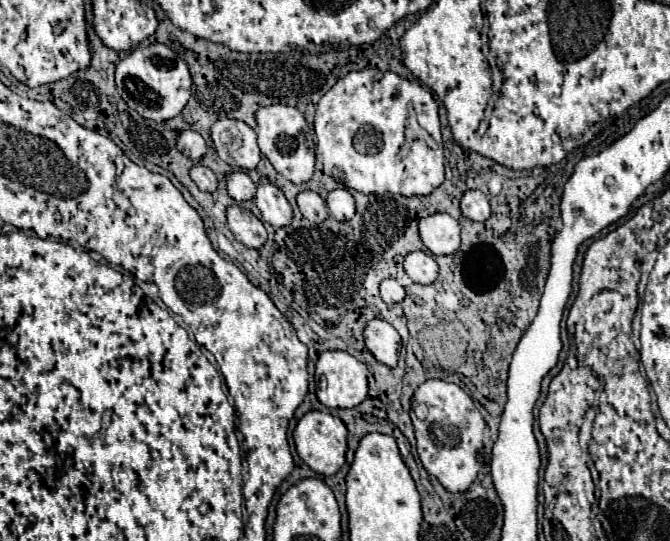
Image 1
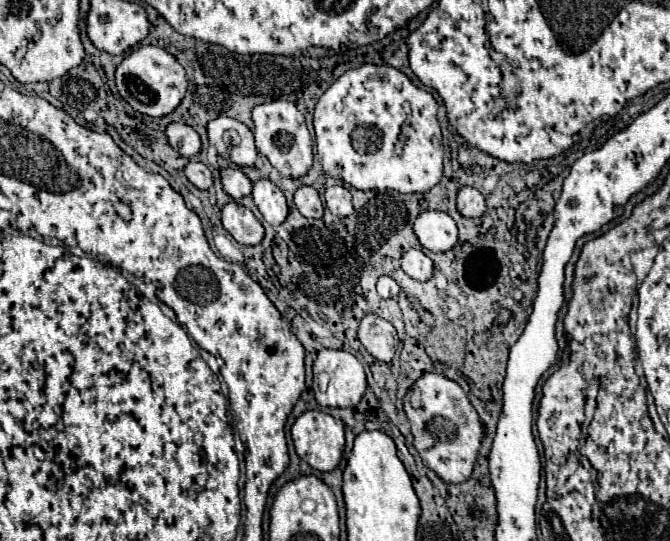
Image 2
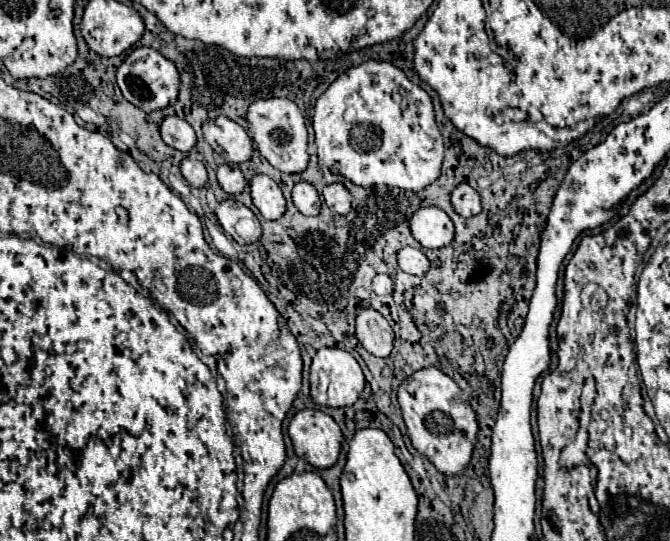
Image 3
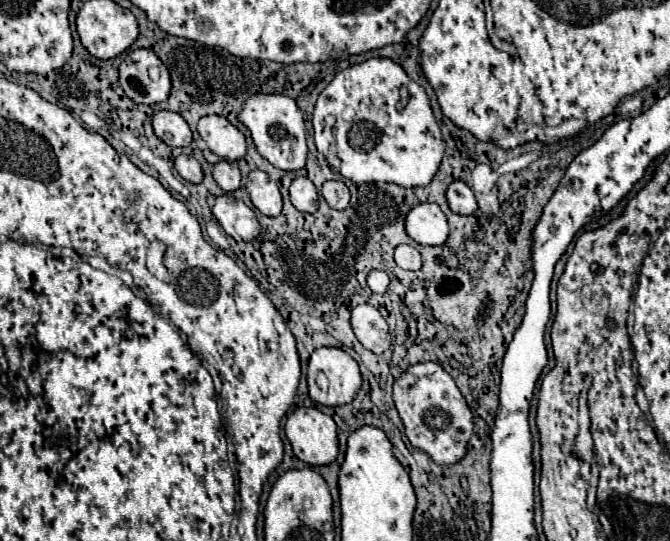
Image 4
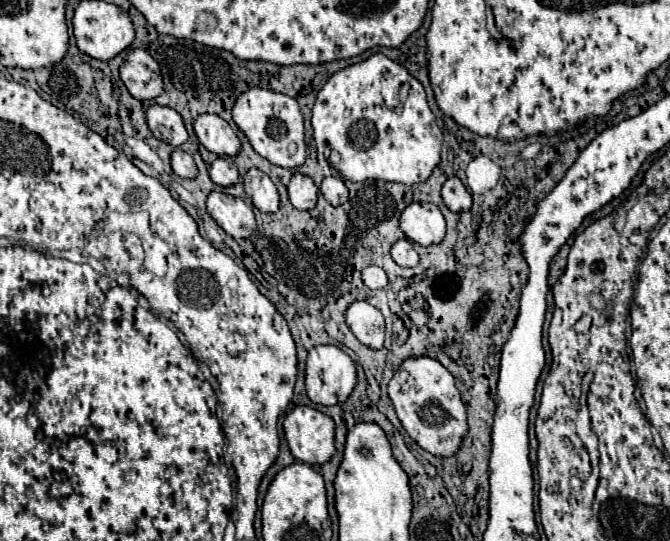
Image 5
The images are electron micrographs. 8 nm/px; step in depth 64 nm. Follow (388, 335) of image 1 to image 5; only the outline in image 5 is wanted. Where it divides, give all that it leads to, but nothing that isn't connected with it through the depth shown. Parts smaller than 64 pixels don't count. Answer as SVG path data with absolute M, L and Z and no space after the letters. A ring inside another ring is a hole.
M356 302L346 312L346 322L354 336L372 350L380 350L384 346L384 316L378 308L368 302Z

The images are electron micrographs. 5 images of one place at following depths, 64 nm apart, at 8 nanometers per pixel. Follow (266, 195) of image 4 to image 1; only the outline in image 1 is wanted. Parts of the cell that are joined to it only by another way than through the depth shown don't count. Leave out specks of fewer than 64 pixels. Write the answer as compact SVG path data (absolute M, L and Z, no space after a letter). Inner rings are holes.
M260 184L254 202L262 212L262 220L272 226L288 226L292 222L292 208L280 188L274 184Z

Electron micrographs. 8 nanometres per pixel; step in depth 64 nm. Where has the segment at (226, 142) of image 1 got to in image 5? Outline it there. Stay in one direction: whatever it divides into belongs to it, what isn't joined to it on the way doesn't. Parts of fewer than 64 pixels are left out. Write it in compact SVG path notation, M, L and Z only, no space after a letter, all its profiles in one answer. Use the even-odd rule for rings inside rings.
M216 114L198 116L194 122L194 130L196 130L196 136L200 138L202 146L222 158L236 156L242 148L240 138L230 128L230 124Z

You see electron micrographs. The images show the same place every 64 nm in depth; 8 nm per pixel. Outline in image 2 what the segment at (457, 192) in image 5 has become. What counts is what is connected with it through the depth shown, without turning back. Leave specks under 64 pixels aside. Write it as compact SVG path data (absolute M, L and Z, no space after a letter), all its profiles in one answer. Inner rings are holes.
M468 186L458 192L458 212L466 218L480 218L486 214L486 200L480 190Z

